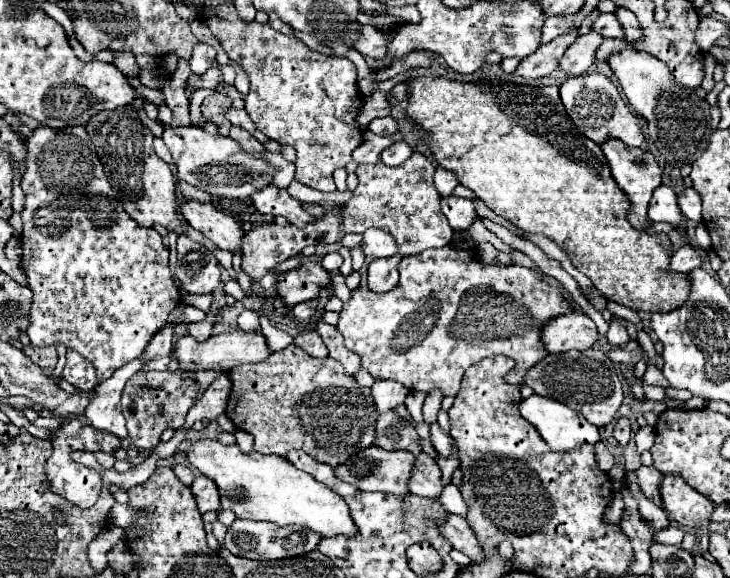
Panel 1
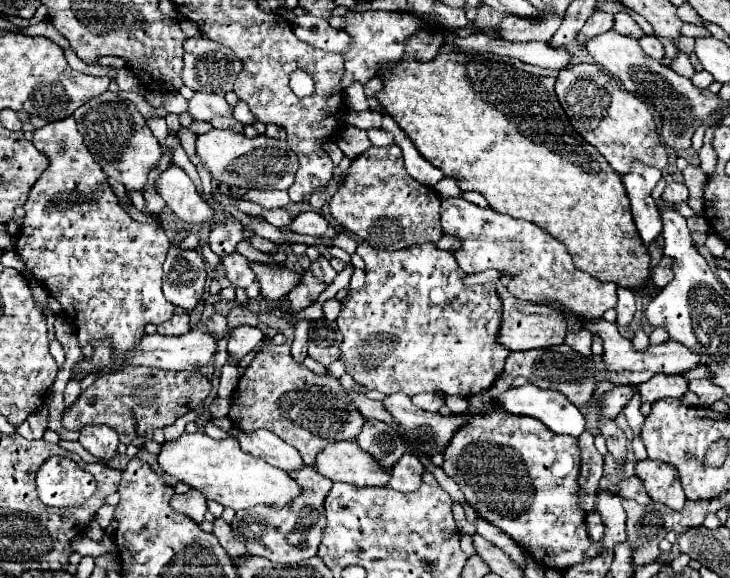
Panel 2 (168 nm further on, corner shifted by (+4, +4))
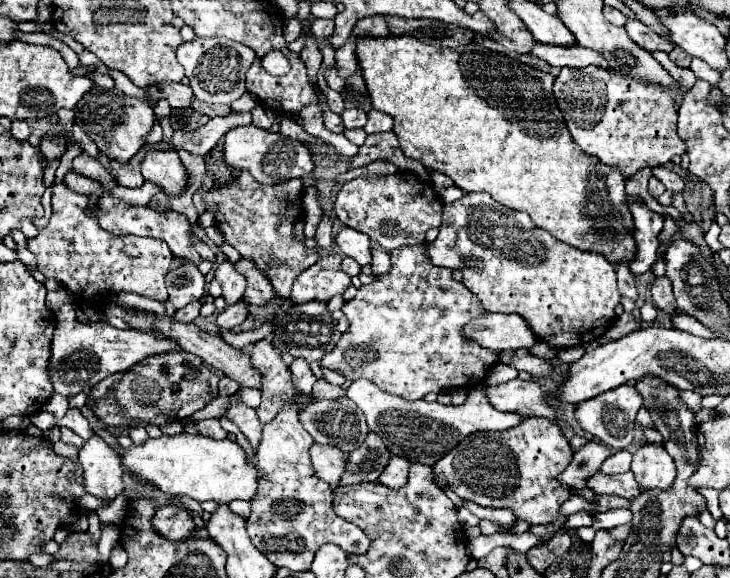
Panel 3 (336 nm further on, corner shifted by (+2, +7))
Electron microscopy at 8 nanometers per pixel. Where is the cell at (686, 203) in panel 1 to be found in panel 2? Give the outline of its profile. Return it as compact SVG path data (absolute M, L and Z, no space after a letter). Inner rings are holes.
M668 183L664 193L660 195L660 199L668 201L668 203L682 203L688 201L688 189L682 183Z

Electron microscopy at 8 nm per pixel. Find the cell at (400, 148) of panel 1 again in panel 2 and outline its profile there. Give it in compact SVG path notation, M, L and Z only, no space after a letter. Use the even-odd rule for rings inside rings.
M370 129L370 131L368 131L368 139L370 139L370 143L376 145L376 147L386 147L386 145L394 143L392 133L388 133L388 131L384 131L384 129Z

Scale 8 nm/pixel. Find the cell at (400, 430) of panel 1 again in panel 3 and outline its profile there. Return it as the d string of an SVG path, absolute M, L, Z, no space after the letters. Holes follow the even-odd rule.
M370 432L362 446L350 452L348 470L342 476L342 486L350 486L356 482L376 482L390 462L392 454L376 432Z

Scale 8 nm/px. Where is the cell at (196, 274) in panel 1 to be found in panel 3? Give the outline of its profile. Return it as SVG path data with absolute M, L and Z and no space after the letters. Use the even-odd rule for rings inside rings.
M180 264L166 274L166 286L170 294L168 300L174 304L174 308L184 308L186 304L204 296L206 278L196 264Z

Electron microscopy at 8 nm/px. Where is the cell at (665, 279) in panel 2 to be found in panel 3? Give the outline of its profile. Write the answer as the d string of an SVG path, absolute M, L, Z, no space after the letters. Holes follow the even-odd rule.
M660 276L652 284L652 298L658 308L662 308L668 314L674 314L674 296L672 296L672 284L666 276Z

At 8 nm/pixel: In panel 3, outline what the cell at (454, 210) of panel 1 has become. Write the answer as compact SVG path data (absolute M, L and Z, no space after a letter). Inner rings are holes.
M484 192L464 194L460 200L444 204L440 234L432 244L428 244L428 256L436 266L462 270L462 284L478 296L488 312L522 314L540 340L558 348L582 346L600 338L616 318L614 308L620 304L616 270L604 256L582 252L554 240L548 232L538 228L526 212L510 210Z

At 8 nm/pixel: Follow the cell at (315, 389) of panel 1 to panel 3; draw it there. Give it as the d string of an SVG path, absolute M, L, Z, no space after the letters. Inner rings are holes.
M268 340L256 342L250 356L254 368L262 374L262 404L256 408L256 414L262 424L268 424L278 414L278 408L296 396L290 368Z

